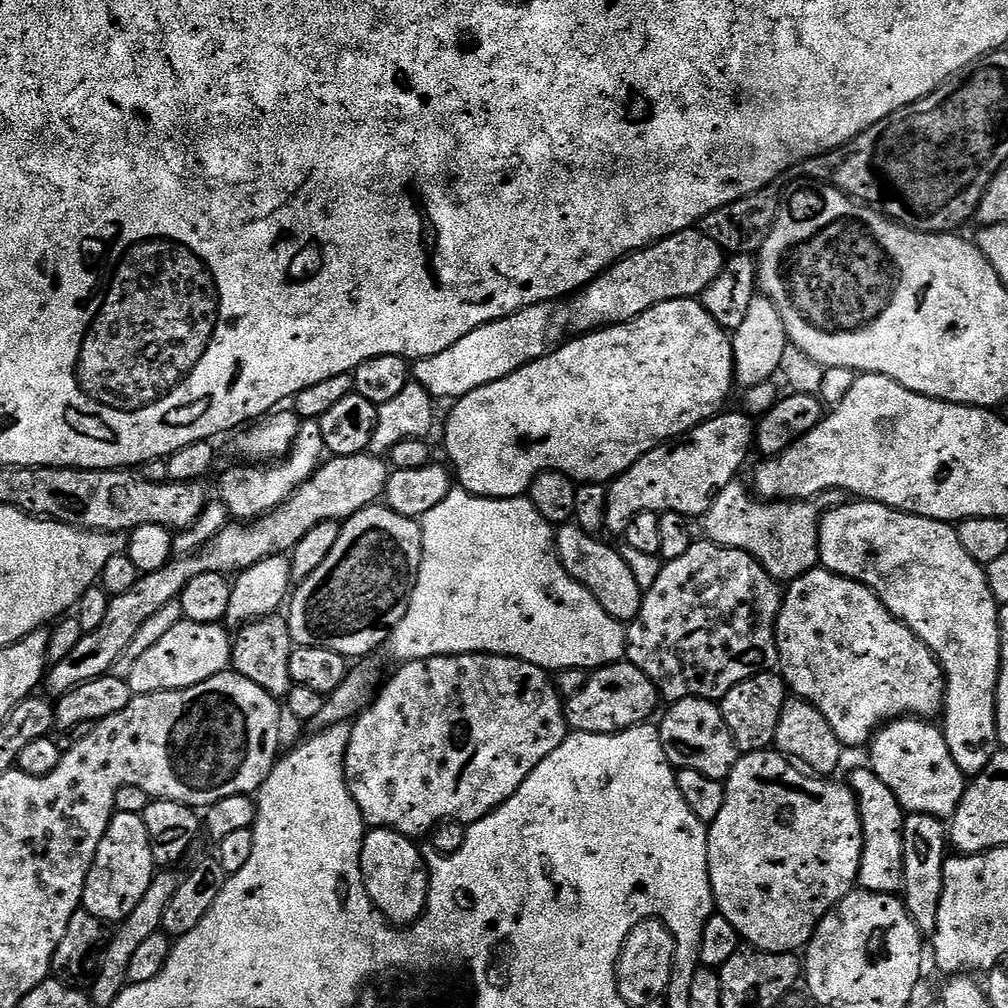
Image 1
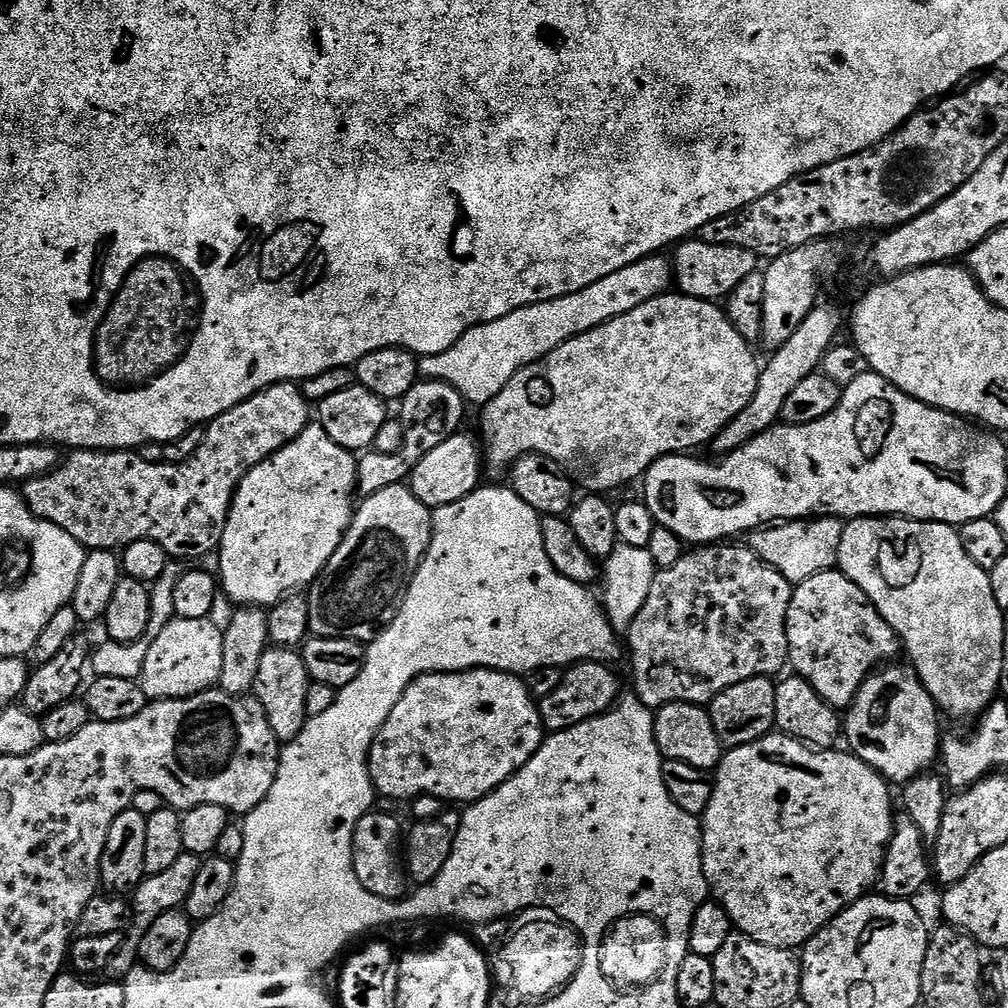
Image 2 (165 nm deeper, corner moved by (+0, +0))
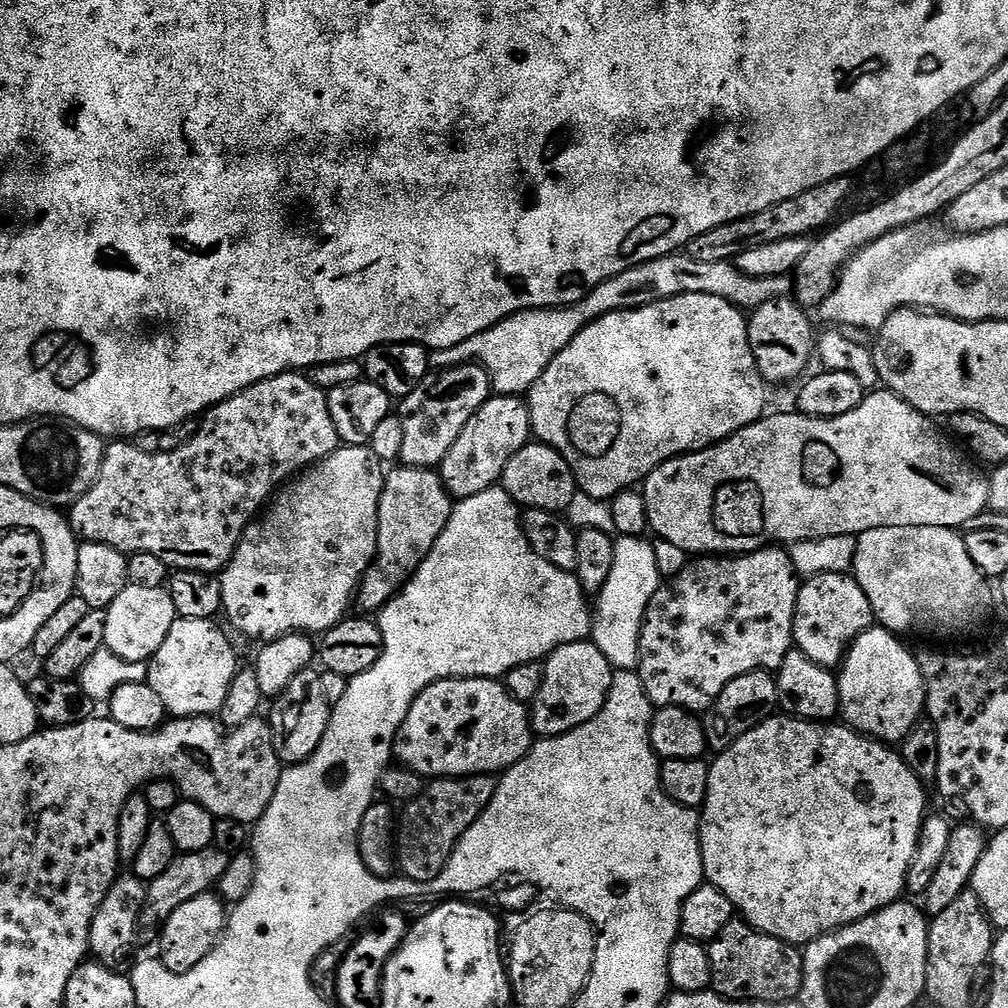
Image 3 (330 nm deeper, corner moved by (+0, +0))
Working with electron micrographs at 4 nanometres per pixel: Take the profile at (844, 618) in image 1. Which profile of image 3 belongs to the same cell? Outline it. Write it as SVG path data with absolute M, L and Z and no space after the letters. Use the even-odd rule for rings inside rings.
M830 574L805 579L800 586L792 638L795 647L810 662L829 670L836 670L844 663L848 649L859 636L873 627L872 607L858 582L851 575Z

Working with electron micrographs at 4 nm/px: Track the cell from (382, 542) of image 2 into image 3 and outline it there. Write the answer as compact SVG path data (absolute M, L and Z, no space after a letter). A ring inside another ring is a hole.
M396 466L384 478L384 489L378 506L378 542L376 543L376 559L365 570L360 578L360 586L354 597L355 607L360 607L364 614L379 613L395 597L397 592L411 580L422 561L430 554L434 542L446 530L448 520L452 517L454 501L440 482L439 471L431 468L409 468Z

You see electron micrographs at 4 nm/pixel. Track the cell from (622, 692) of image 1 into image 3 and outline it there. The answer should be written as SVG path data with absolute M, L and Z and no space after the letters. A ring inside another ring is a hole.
M591 642L563 646L543 661L544 677L530 705L533 733L540 738L564 736L589 724L610 699L614 669Z

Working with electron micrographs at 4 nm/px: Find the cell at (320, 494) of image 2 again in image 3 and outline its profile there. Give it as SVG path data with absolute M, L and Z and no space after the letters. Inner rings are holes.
M353 444L341 446L331 452L324 460L319 460L311 468L301 471L291 482L285 483L277 491L274 499L265 507L262 515L253 520L252 524L242 534L238 546L234 550L231 562L219 573L222 602L220 603L223 615L228 615L228 620L244 636L259 642L271 642L282 636L293 634L323 634L336 627L341 620L349 615L348 604L353 603L354 597L360 586L360 578L365 570L376 559L376 543L378 542L378 506L384 489L386 475L385 465L374 455L371 447L354 446Z

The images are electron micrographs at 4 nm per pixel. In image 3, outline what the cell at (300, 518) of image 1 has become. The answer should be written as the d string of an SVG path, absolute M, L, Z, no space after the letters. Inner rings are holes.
M479 363L459 364L456 368L433 371L412 393L398 404L402 422L401 465L409 468L435 469L450 454L450 446L458 442L458 434L474 418L474 414L493 395L492 383Z

